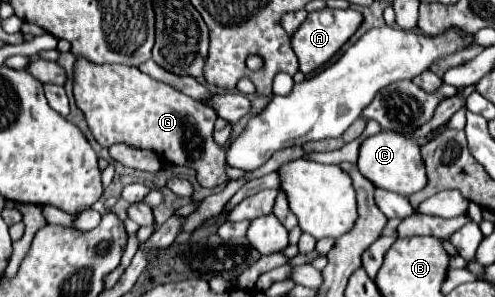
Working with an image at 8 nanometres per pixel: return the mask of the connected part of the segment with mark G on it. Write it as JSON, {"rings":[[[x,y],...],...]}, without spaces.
{"rings":[[[78,56],[74,62],[74,100],[102,148],[128,144],[156,152],[164,162],[194,168],[198,182],[206,188],[216,188],[228,180],[224,172],[226,150],[212,136],[218,114],[172,86],[148,78],[138,68],[126,64],[94,64]]]}

